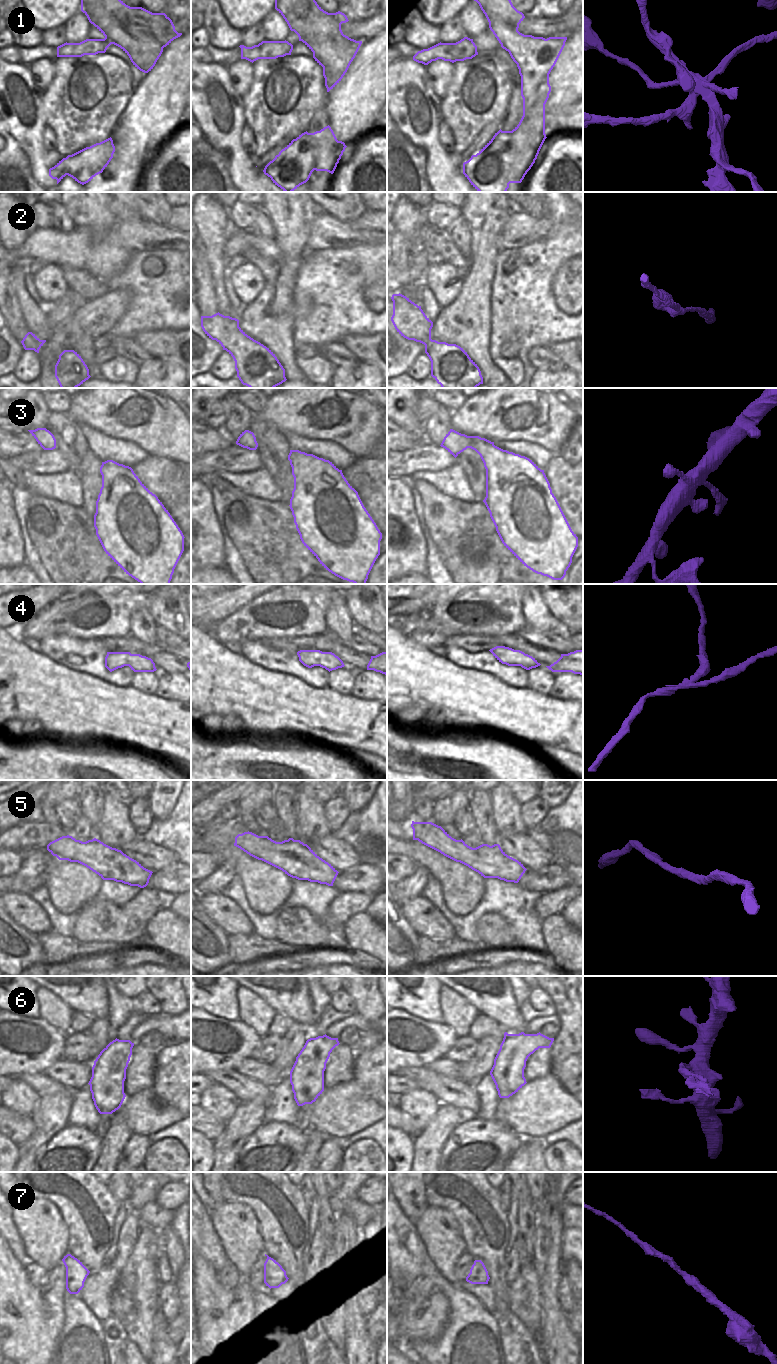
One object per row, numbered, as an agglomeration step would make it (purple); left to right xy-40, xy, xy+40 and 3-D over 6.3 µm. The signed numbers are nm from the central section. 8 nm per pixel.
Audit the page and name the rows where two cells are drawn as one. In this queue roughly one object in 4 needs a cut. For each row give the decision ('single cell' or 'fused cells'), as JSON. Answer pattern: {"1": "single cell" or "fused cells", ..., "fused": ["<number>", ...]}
{"1": "fused cells", "2": "single cell", "3": "single cell", "4": "fused cells", "5": "single cell", "6": "fused cells", "7": "single cell", "fused": ["1", "4", "6"]}

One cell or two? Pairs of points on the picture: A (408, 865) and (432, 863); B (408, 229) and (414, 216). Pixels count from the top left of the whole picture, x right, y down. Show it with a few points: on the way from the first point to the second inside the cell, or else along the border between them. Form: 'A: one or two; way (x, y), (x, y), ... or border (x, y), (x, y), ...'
A: two; border (397, 853), (407, 855), (417, 865)
B: one; way (408, 226), (408, 222), (411, 219)

